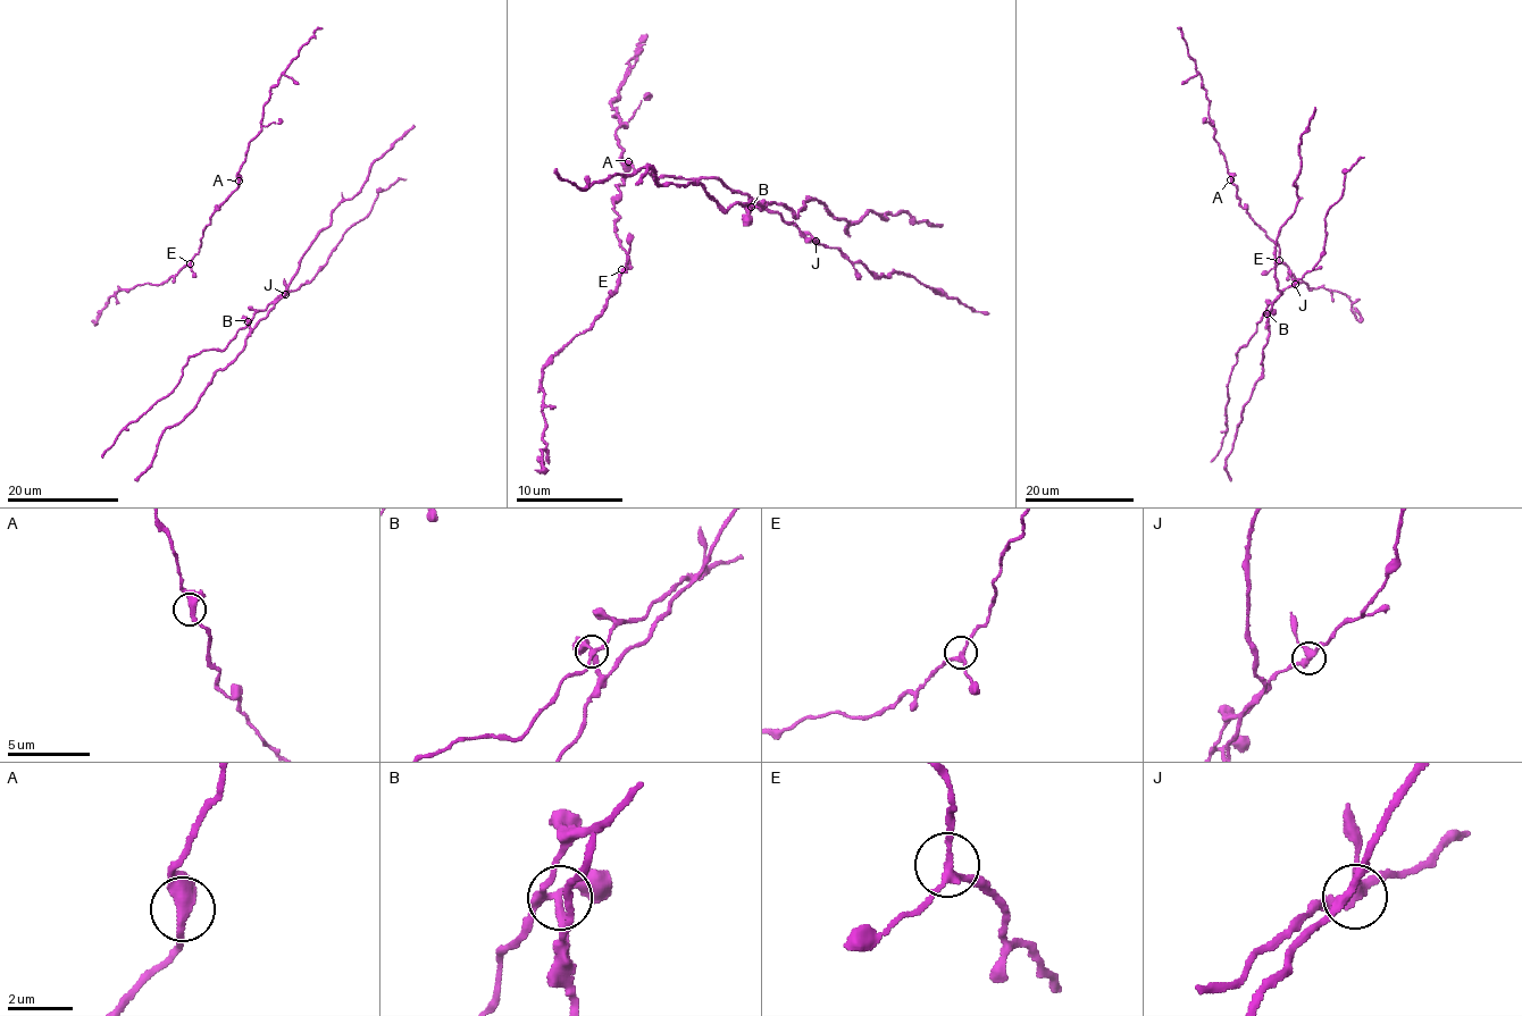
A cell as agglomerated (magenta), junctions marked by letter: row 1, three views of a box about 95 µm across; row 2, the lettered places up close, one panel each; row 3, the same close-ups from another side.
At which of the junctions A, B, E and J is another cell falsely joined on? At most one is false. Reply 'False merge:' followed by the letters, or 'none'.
False merge: B

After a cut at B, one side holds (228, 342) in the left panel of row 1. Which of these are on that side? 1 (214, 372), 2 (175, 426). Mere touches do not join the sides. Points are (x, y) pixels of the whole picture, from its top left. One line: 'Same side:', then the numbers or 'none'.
Same side: none

